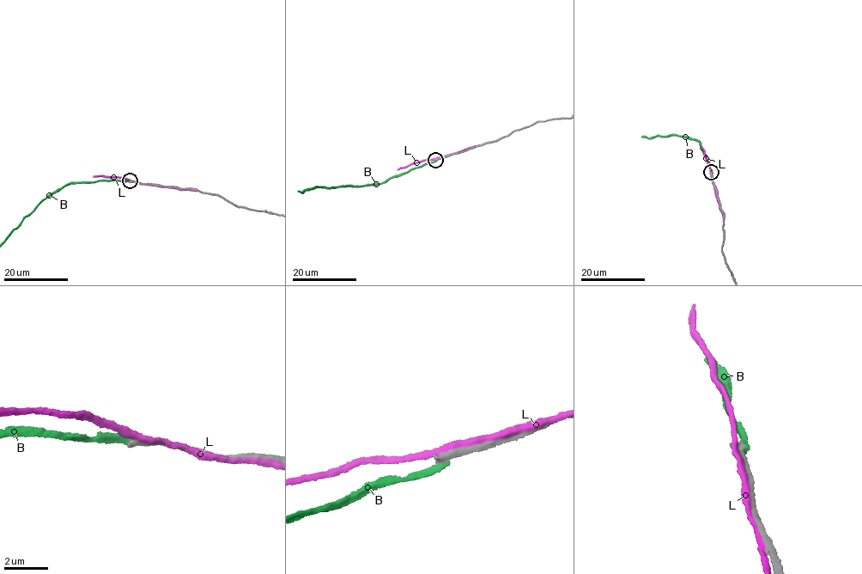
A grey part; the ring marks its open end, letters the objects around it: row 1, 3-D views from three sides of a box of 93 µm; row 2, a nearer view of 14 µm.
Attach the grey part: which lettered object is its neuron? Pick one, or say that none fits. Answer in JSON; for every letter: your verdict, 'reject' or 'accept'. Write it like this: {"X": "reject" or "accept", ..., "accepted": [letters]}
{"B": "reject", "L": "reject", "accepted": []}

